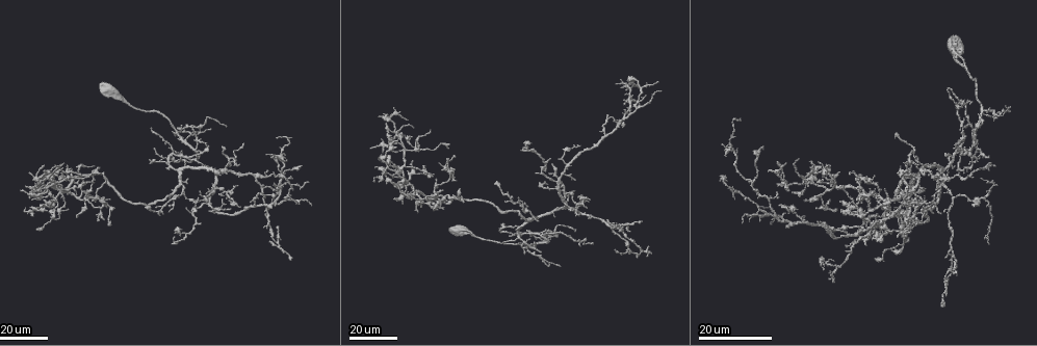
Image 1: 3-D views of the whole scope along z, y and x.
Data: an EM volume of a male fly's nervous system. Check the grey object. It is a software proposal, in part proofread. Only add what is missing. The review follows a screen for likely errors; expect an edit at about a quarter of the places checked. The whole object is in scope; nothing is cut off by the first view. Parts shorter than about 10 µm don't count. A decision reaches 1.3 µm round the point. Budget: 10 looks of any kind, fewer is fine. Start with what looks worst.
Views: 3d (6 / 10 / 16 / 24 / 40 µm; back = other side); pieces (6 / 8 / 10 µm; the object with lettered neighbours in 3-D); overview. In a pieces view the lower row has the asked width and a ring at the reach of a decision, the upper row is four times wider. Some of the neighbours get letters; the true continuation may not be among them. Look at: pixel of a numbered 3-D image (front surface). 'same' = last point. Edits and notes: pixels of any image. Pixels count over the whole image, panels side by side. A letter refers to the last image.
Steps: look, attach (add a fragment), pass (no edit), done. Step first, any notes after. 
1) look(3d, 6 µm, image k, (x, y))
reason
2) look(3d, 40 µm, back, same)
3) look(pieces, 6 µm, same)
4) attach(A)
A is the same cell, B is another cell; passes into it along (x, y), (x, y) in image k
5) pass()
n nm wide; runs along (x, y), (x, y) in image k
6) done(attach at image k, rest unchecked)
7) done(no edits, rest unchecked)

look(3d, 24 µm, image 1, (540, 252))
branch stops here

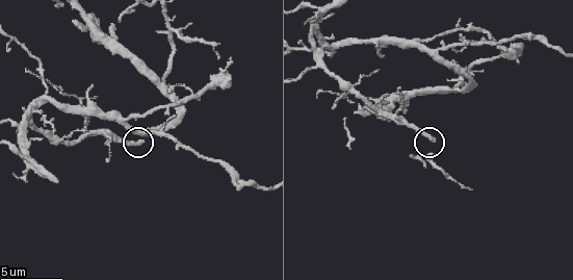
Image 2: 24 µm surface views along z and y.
look(pieces, 10 µm, image 2, (430, 139))

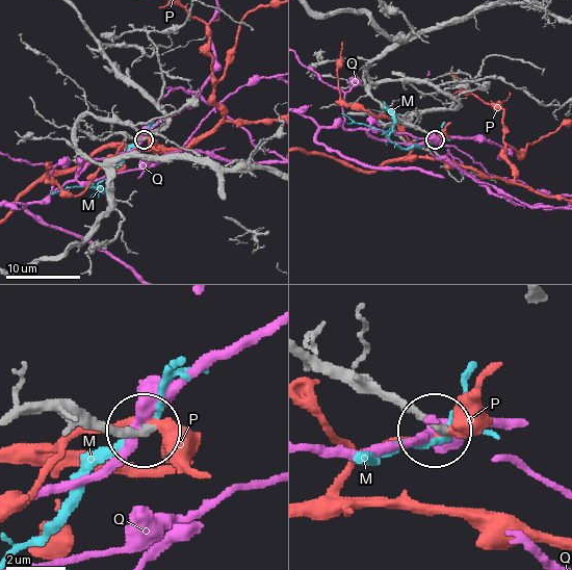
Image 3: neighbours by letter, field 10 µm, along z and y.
pass()
240 nm wide; M, P and Q are other cells; none of them fits

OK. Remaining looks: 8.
look(3d, 24 µm, image 1, (203, 199))
branch stops here

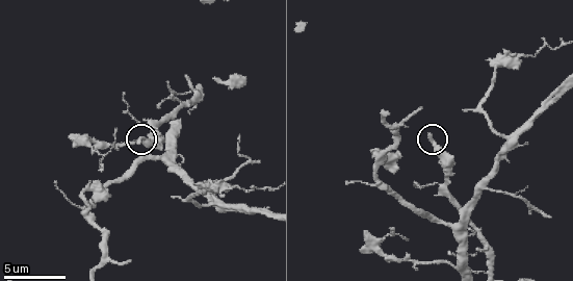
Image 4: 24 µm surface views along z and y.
look(pieces, 8 µm, image 4, (138, 142))

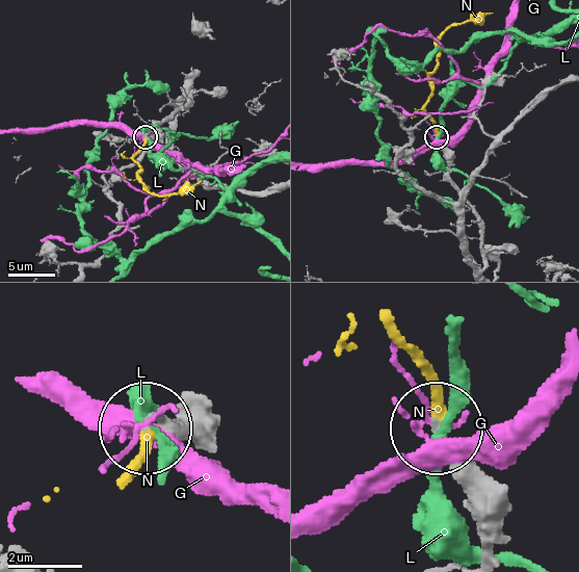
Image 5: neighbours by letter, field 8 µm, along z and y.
attach(N)
N is the same cell, G and L are other cells; passes into it along (186, 415), (149, 424), (124, 468) in image 5; it goes on there

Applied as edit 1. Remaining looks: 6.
look(overview)

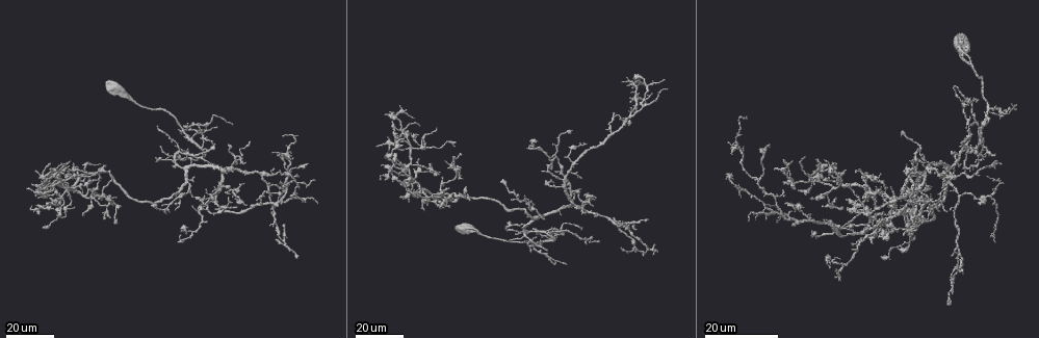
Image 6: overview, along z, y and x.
look(3d, 16 µm, image 6, (546, 182))

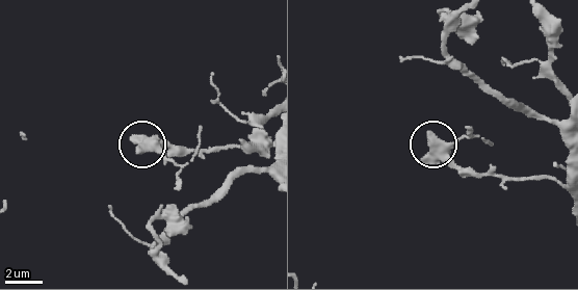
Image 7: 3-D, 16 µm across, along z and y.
look(pieces, 8 µm, image 7, (428, 133))
see the neighbours

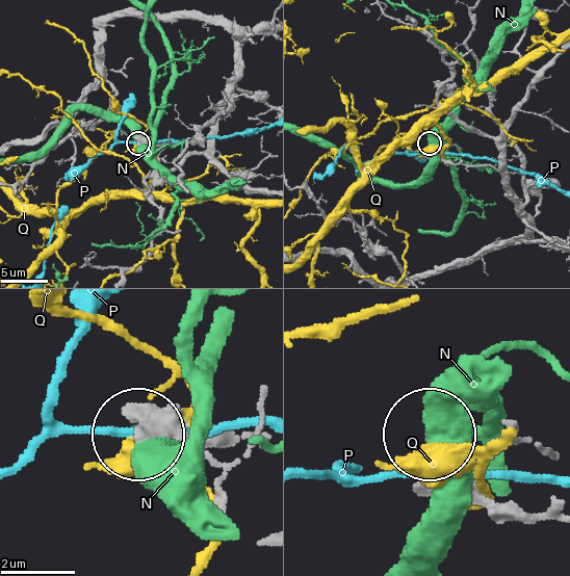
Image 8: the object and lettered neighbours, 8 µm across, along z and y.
pass()
N, P and Q are other cells; runs along (555, 521), (509, 518), (428, 440) in image 8; no lettered fragment goes on from it

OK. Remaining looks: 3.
look(pieces, 8 µm, image 2, (335, 106))

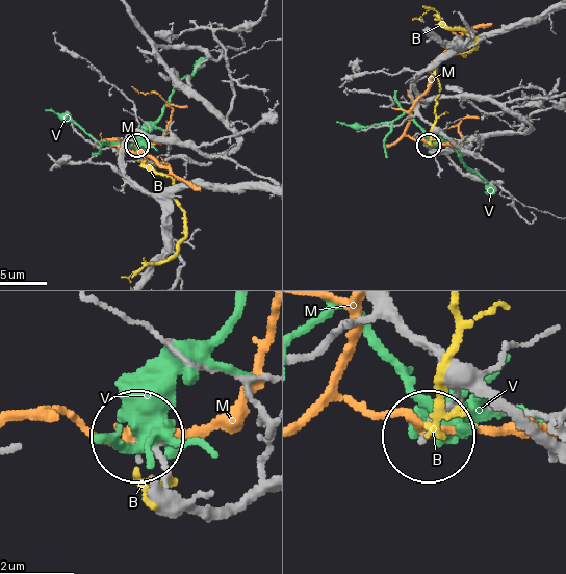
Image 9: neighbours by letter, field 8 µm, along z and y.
pass()
B, M and V are other cells; runs along (151, 489), (163, 473), (135, 437) in image 9; no lettered fragment goes on from it

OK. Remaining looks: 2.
look(3d, 16 µm, image 6, (503, 181))

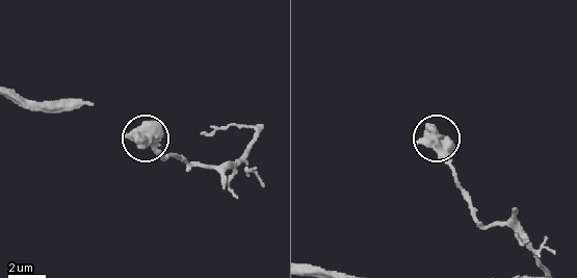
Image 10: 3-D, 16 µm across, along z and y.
look(pieces, 10 µm, image 10, (430, 128))

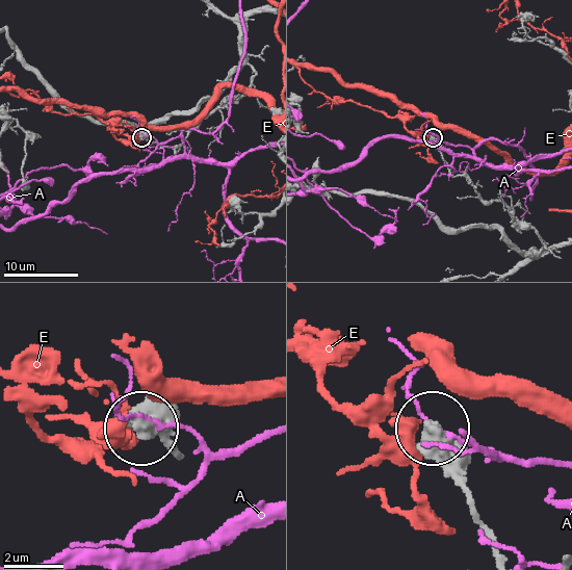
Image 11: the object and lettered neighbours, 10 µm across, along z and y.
pass()
A and E are other cells; runs along (499, 553), (437, 430) in image 11; no lettered fragment goes on from it

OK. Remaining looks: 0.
done(attach at image 5, rest unchecked)

